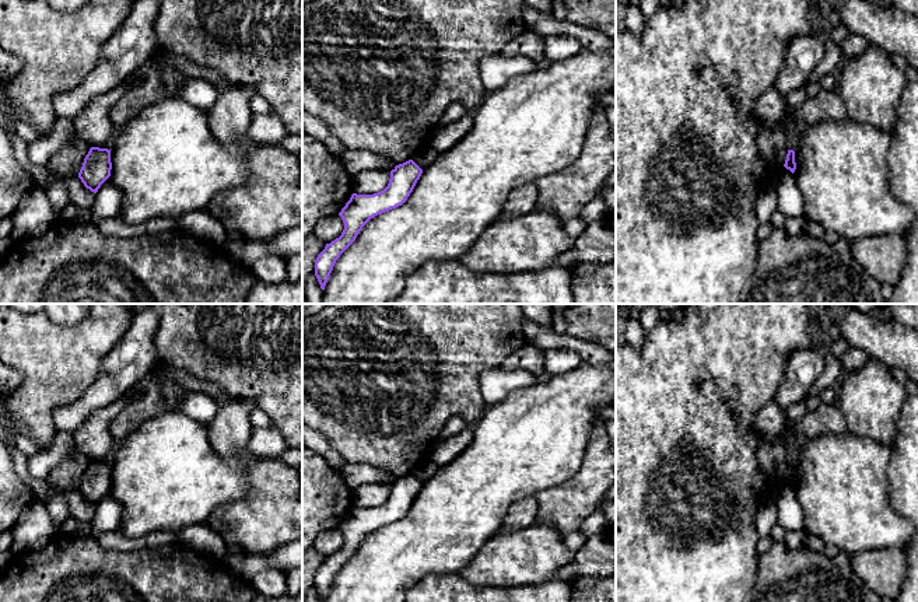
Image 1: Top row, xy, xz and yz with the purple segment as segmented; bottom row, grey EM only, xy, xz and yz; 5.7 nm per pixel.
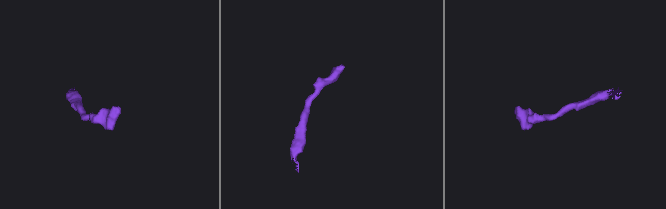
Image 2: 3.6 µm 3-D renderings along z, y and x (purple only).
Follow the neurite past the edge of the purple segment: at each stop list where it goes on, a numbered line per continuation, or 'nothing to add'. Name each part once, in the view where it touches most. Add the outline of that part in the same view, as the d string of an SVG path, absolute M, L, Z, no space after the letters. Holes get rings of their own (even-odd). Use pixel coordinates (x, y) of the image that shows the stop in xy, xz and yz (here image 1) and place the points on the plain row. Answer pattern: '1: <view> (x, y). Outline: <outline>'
nothing to add

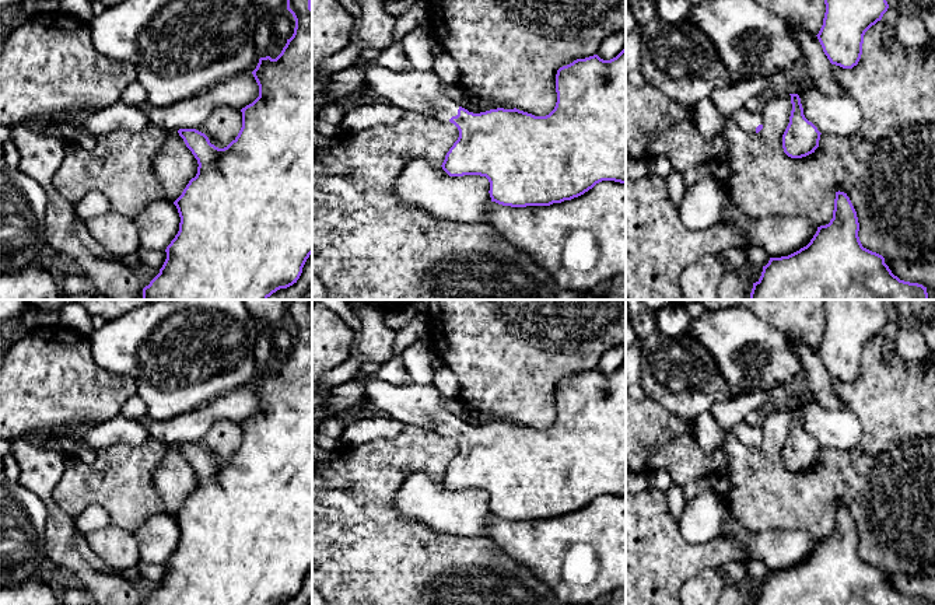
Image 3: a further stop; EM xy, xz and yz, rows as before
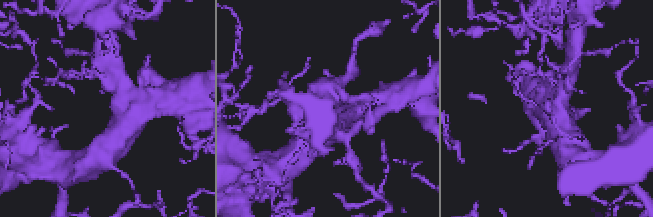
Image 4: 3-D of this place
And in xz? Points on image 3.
1: xz (423, 405). Outline: M358 374L356 378L365 381L364 396L398 422L430 427L442 436L458 429L459 419L449 413L433 385L392 385L372 374Z

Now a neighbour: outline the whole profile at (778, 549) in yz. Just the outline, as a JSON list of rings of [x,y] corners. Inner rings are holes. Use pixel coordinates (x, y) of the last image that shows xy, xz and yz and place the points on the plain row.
[[[731,513],[725,520],[722,536],[742,542],[752,560],[767,564],[770,571],[788,570],[806,560],[817,545],[817,538],[806,531],[746,529]]]

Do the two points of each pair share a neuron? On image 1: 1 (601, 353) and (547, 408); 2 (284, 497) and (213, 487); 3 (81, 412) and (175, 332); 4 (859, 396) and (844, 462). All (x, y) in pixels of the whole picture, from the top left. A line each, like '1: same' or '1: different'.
1: different
2: different
3: different
4: different

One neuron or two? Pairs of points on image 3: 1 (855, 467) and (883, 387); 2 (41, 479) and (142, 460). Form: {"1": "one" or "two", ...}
{"1": "one", "2": "two"}

